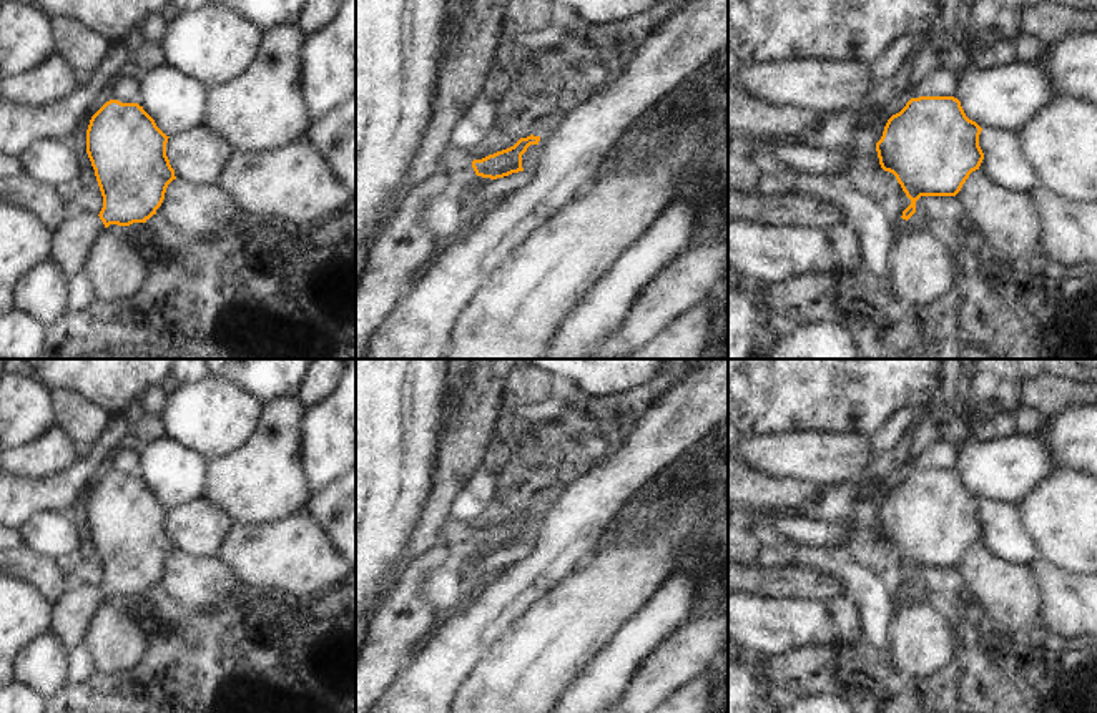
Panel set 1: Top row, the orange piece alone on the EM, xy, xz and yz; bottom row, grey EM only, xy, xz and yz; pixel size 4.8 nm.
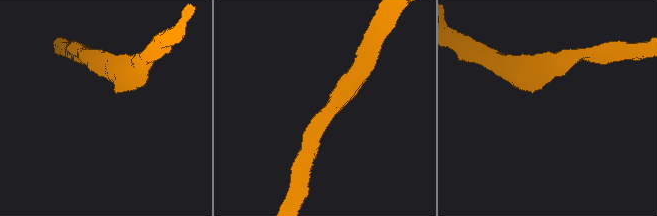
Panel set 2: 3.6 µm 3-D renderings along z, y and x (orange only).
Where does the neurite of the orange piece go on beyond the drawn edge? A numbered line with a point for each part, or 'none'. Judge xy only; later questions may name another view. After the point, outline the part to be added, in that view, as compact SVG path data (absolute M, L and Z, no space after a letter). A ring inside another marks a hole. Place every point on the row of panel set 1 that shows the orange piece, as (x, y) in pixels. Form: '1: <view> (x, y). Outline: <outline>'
1: xy (72, 241). Outline: M85 213L66 221L53 233L50 263L70 279L85 266L88 251L105 229L100 216Z

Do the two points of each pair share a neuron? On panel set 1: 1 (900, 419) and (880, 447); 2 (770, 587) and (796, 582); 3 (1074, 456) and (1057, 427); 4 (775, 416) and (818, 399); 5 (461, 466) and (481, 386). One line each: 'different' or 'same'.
1: same
2: same
3: same
4: same
5: same

